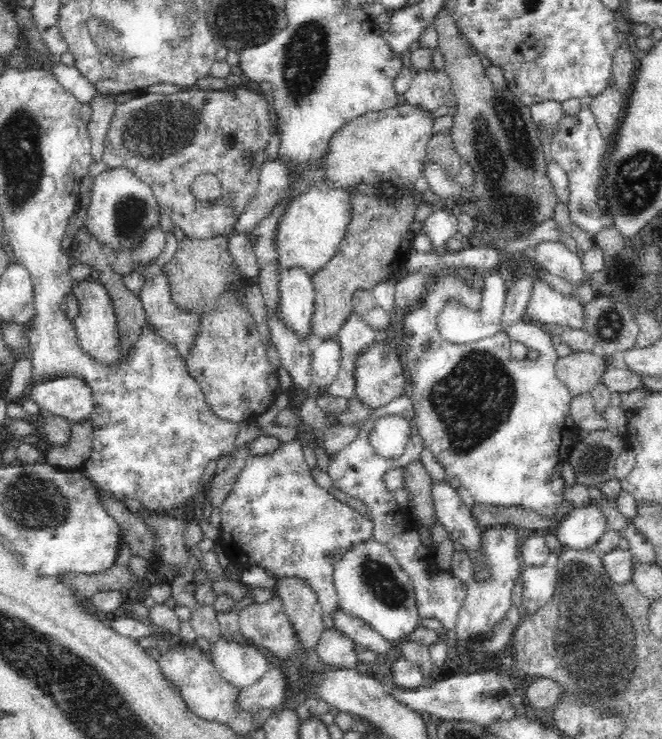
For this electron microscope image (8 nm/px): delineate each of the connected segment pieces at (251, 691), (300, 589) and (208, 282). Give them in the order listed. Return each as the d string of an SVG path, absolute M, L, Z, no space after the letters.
M270 665L268 672L259 678L258 682L241 689L238 701L244 709L256 714L260 708L277 709L284 701L288 688L288 680L284 667Z
M282 578L277 580L276 594L284 603L286 615L304 651L314 650L325 631L322 610L314 591L298 578Z
M223 233L215 237L184 236L178 242L176 255L162 269L169 281L171 301L175 307L194 315L213 315L219 310L223 297L232 291L246 309L244 294L249 282L228 252L228 239L229 233Z

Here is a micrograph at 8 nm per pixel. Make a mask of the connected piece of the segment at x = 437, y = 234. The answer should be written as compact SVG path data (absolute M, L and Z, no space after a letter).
M448 210L431 212L421 224L418 230L423 232L431 242L431 252L442 254L445 250L445 243L458 232L459 220Z

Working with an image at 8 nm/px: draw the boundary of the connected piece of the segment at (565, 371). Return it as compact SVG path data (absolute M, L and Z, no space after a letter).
M570 350L556 360L557 377L569 388L572 396L592 392L599 383L606 364L606 357L597 352L573 352Z

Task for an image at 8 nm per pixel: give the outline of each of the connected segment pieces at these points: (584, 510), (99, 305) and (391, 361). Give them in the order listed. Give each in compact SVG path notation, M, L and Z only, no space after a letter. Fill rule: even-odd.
M590 503L588 506L574 507L556 529L556 536L562 546L584 551L594 549L608 528L600 506Z
M88 278L83 282L74 282L72 294L76 296L79 303L79 314L72 319L72 322L80 348L94 357L96 361L113 363L119 360L120 340L117 318L106 288L100 284L99 280L92 281L92 279Z
M390 339L387 342L374 342L373 347L368 348L362 356L358 356L356 365L355 396L370 409L383 408L404 393L408 377L398 356L397 346ZM382 354L387 355L383 357Z

